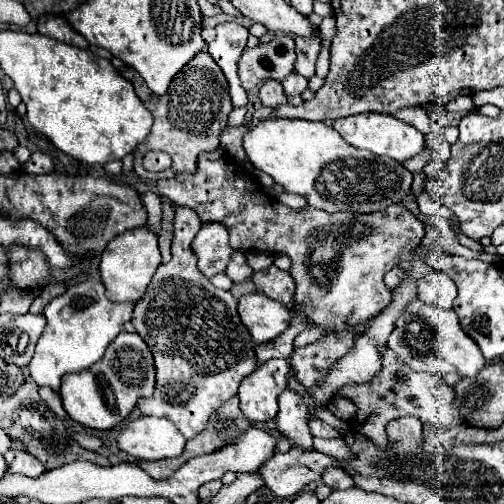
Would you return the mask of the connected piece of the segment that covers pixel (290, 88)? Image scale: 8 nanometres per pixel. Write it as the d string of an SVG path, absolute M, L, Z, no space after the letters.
M292 72L290 76L284 78L282 86L284 86L284 92L286 92L286 94L302 94L302 92L308 88L308 80L306 80L304 76Z

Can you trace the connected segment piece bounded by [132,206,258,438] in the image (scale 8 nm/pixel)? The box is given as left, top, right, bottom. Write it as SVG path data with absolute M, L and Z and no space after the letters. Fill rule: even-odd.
M176 206L174 208L174 244L172 244L172 260L168 264L160 264L148 292L134 306L132 324L136 332L146 340L154 354L156 362L156 392L150 398L142 398L138 408L146 416L168 418L176 424L176 428L186 436L194 438L208 426L208 418L226 404L232 396L236 396L240 380L252 374L258 368L258 358L254 352L254 342L246 326L238 316L238 300L228 292L216 288L196 264L196 256L190 250L190 242L200 230L200 216L192 208Z

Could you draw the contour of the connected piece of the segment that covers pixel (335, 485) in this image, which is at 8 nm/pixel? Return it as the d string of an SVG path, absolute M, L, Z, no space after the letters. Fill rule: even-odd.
M328 468L328 472L324 472L324 484L332 490L344 490L354 486L352 478L342 468Z

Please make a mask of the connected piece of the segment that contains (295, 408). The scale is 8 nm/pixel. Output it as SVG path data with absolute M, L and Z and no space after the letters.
M286 388L278 396L278 432L286 434L292 446L304 446L312 448L312 434L306 424L306 404L298 392L292 388Z

